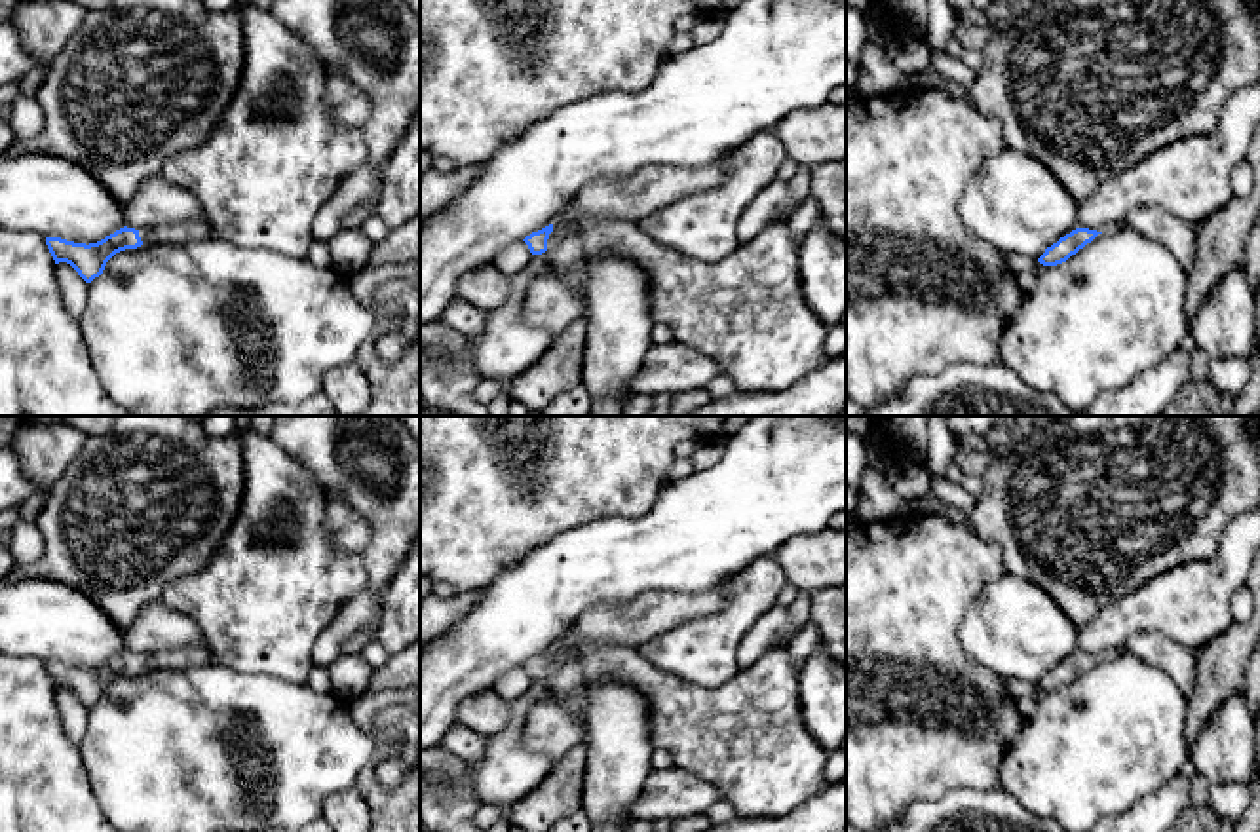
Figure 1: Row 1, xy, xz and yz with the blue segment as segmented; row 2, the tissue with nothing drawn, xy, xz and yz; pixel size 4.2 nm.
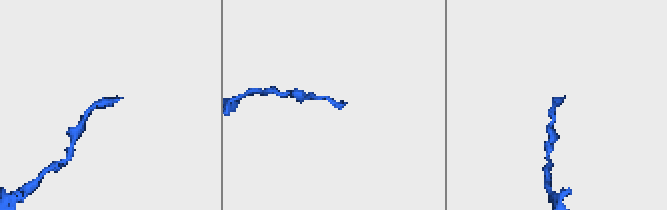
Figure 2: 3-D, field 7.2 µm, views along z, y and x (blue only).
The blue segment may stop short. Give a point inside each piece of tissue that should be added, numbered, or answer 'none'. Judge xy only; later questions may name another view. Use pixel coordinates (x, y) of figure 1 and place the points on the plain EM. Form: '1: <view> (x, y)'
1: xy (198, 654)

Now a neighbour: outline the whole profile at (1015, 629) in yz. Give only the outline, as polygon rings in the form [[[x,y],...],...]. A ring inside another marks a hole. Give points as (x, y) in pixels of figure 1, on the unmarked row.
[[[1003,574],[990,581],[967,606],[958,629],[958,638],[964,652],[979,665],[996,672],[1003,682],[1022,680],[1038,686],[1047,672],[1078,653],[1078,627],[1060,610],[1060,606],[1038,585],[1024,577]]]

